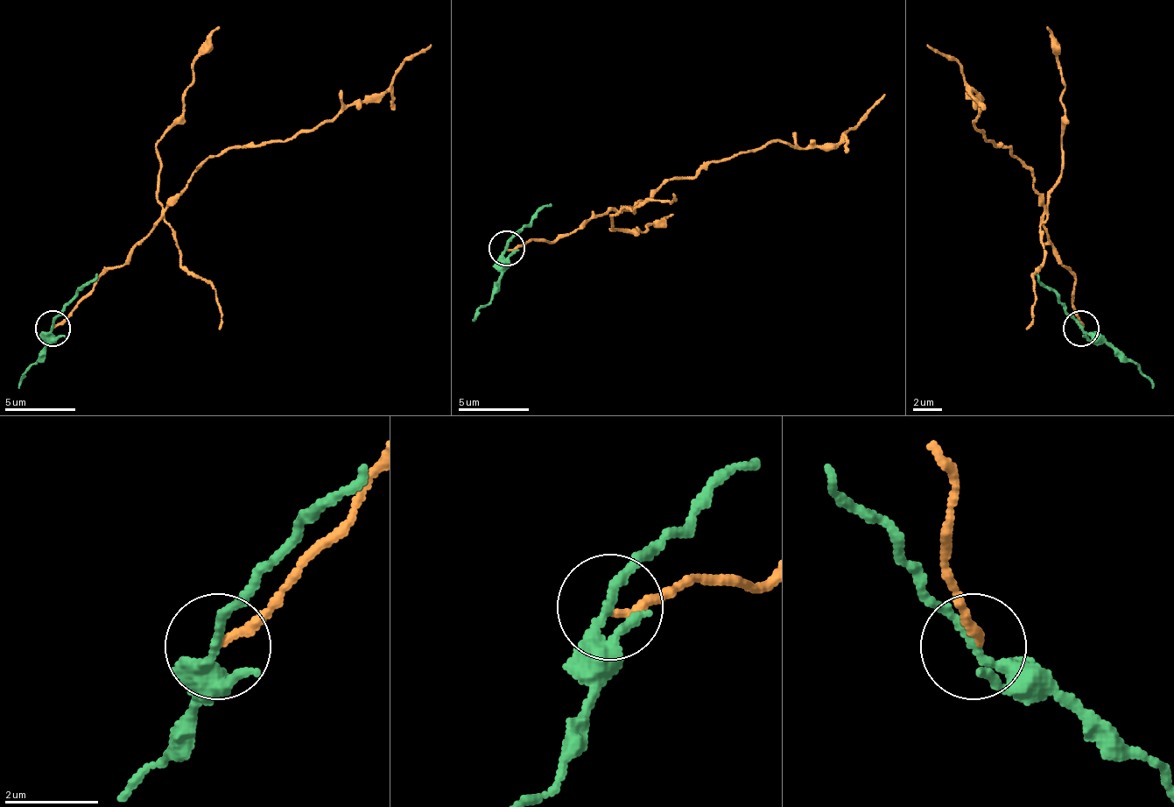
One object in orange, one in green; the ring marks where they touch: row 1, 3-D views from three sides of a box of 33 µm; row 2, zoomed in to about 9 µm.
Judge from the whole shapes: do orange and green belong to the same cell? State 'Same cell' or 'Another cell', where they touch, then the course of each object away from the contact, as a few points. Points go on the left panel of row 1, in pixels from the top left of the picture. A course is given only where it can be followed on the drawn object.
Another cell. Place: (52, 328). Course of orange: (53, 327), (100, 278), (124, 263), (209, 157), (284, 143), (380, 96), (397, 67), (430, 43). Course of green: (53, 327), (46, 352), (17, 387)

